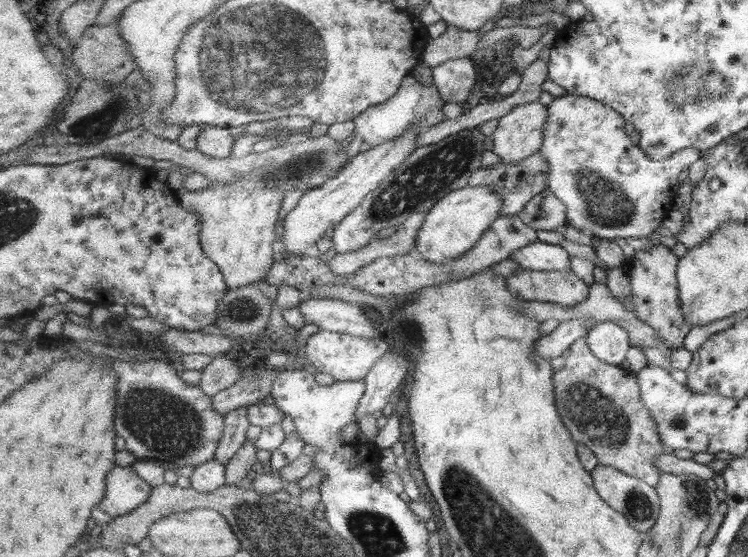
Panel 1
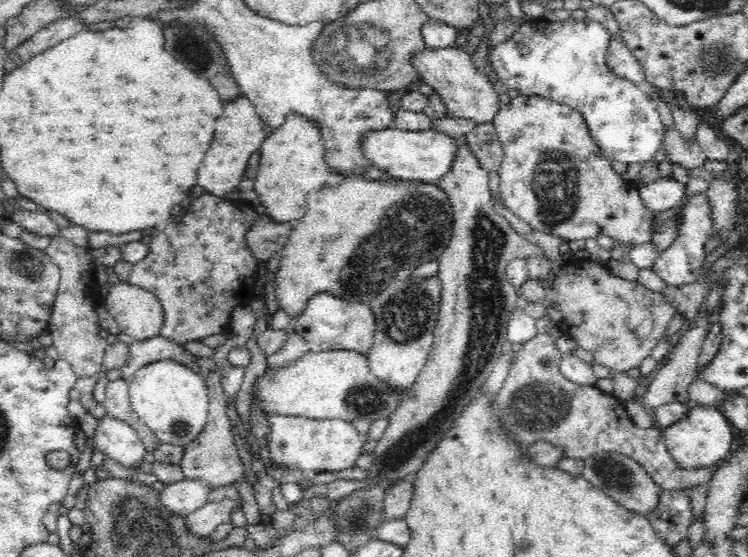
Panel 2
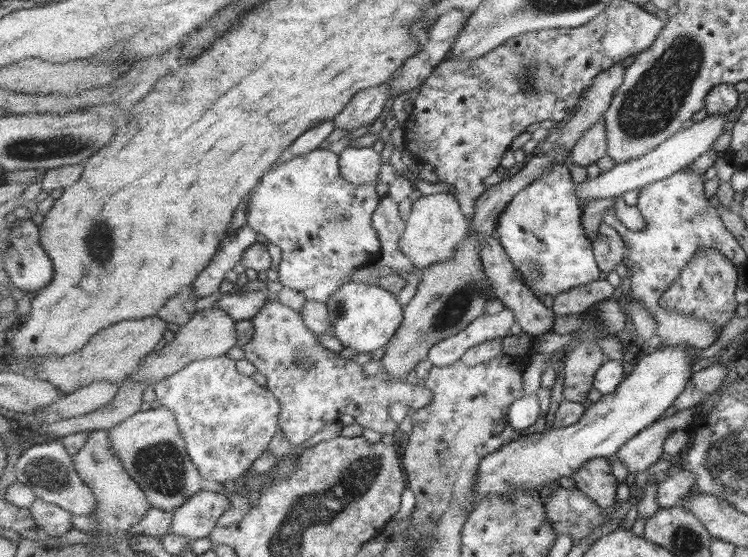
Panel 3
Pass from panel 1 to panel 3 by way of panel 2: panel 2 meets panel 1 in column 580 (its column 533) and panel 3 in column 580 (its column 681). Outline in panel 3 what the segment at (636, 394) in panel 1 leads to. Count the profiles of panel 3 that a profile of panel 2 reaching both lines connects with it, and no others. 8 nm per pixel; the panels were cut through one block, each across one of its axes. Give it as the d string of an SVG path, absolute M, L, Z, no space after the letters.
M609 457L594 458L591 461L587 461L585 465L579 469L572 476L576 486L581 489L589 497L593 498L599 506L604 509L615 508L615 502L617 502L617 488L619 488L619 482L617 482L617 476L613 474L613 464L609 462Z

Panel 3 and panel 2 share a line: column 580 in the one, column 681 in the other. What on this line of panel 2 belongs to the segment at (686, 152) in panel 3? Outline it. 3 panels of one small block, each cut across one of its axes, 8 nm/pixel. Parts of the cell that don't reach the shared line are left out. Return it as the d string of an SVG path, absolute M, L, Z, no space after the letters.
M662 177L654 182L642 183L638 193L645 208L657 214L681 204L685 194L685 184L672 177Z

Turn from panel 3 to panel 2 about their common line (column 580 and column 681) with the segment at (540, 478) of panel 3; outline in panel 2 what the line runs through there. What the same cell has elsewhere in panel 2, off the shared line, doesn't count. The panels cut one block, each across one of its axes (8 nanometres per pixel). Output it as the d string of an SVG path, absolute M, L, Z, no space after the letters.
M696 406L690 409L686 418L672 426L661 428L661 433L671 458L682 470L715 469L731 454L732 433L729 422L722 411L713 406Z

